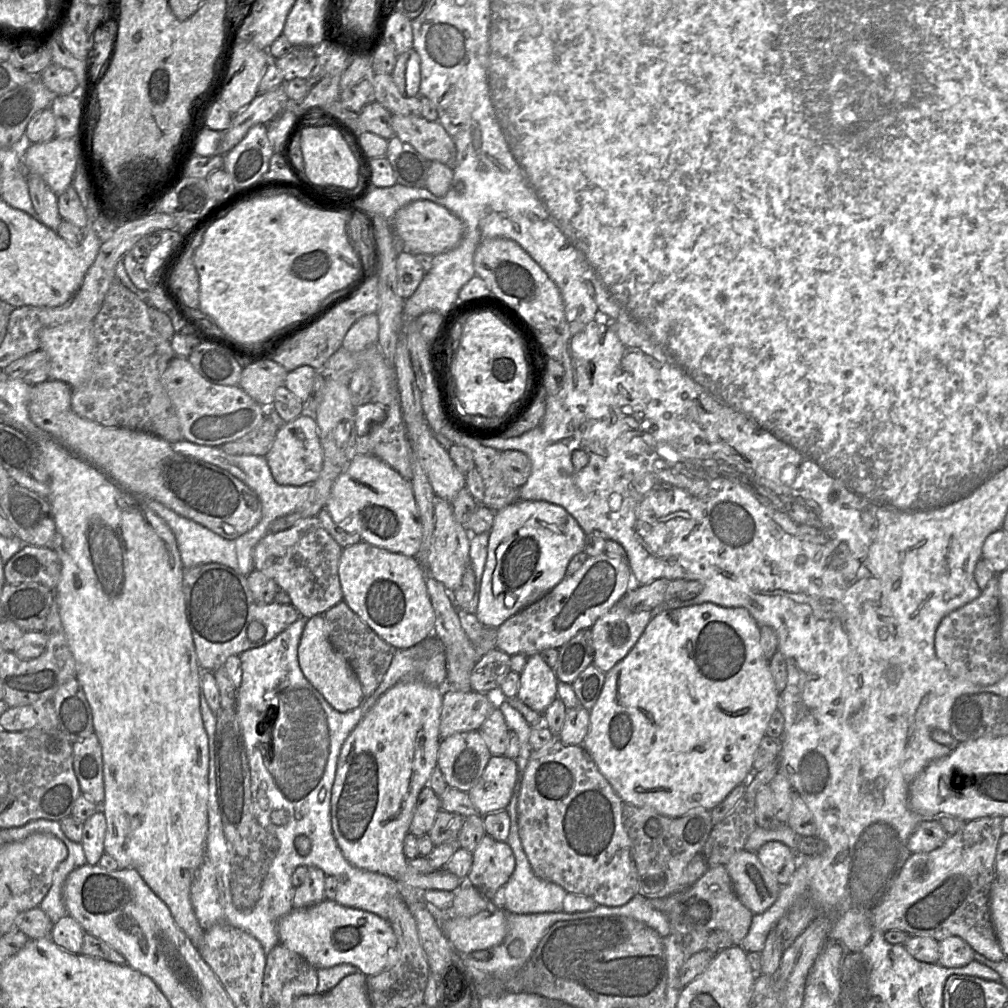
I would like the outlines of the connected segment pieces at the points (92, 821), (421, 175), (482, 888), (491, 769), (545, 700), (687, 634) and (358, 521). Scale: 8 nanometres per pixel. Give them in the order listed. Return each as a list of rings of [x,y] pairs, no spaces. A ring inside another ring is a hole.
[[[99,809],[90,816],[83,826],[82,846],[87,863],[96,865],[104,854],[104,839],[106,833],[106,817]]]
[[[394,136],[388,140],[385,156],[392,166],[397,183],[406,187],[426,188],[431,161],[425,159],[414,147]]]
[[[485,834],[473,852],[473,864],[467,883],[474,886],[484,897],[492,900],[496,892],[505,886],[515,869],[515,856],[507,842],[499,842]]]
[[[505,755],[491,756],[478,783],[468,792],[478,815],[507,810],[517,775],[514,759]]]
[[[540,654],[528,656],[520,674],[517,698],[528,707],[543,714],[558,697],[558,679],[554,670]]]
[[[714,603],[683,606],[655,614],[630,652],[605,674],[601,695],[590,712],[590,730],[582,744],[599,771],[612,785],[624,803],[655,810],[671,818],[686,815],[695,808],[711,811],[739,784],[745,784],[753,773],[756,750],[766,735],[772,714],[778,707],[779,693],[771,674],[769,661],[760,645],[759,623],[743,607]]]
[[[357,454],[335,480],[325,509],[334,522],[358,533],[362,540],[393,553],[418,557],[422,526],[410,481],[373,454]]]

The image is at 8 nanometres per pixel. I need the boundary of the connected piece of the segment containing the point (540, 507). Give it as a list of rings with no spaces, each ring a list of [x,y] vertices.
[[[518,500],[495,512],[475,612],[478,620],[485,627],[498,628],[508,618],[547,594],[566,577],[567,566],[572,557],[584,551],[585,535],[575,518],[562,506],[546,501]]]

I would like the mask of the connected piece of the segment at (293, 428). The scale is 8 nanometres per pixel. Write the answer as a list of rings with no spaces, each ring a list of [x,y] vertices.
[[[300,415],[281,427],[266,455],[267,464],[276,483],[280,485],[311,485],[319,476],[323,465],[323,450],[318,426],[312,415]]]

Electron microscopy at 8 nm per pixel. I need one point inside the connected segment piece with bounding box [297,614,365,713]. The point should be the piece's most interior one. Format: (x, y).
(324, 667)

